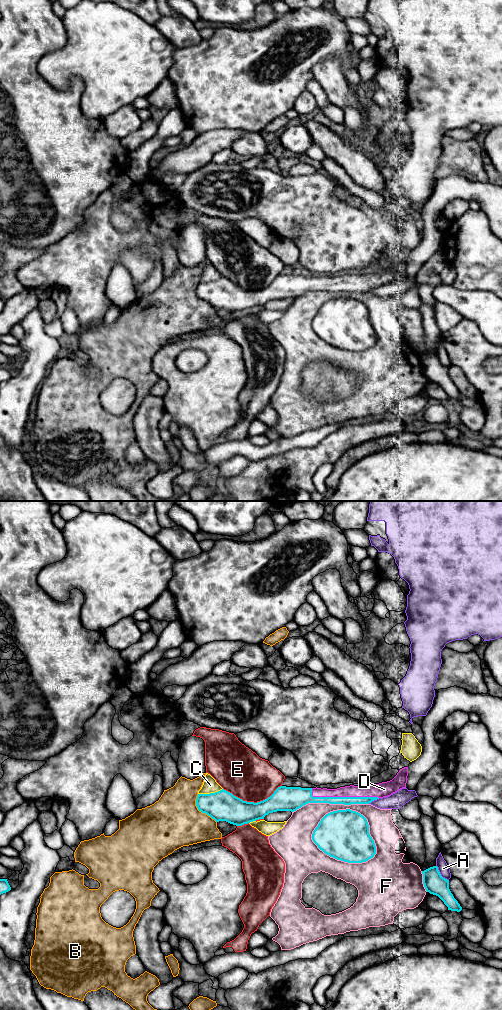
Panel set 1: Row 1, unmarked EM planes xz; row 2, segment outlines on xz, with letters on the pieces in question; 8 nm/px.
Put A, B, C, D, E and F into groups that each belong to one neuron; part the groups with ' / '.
A / B / C / D / E / F

